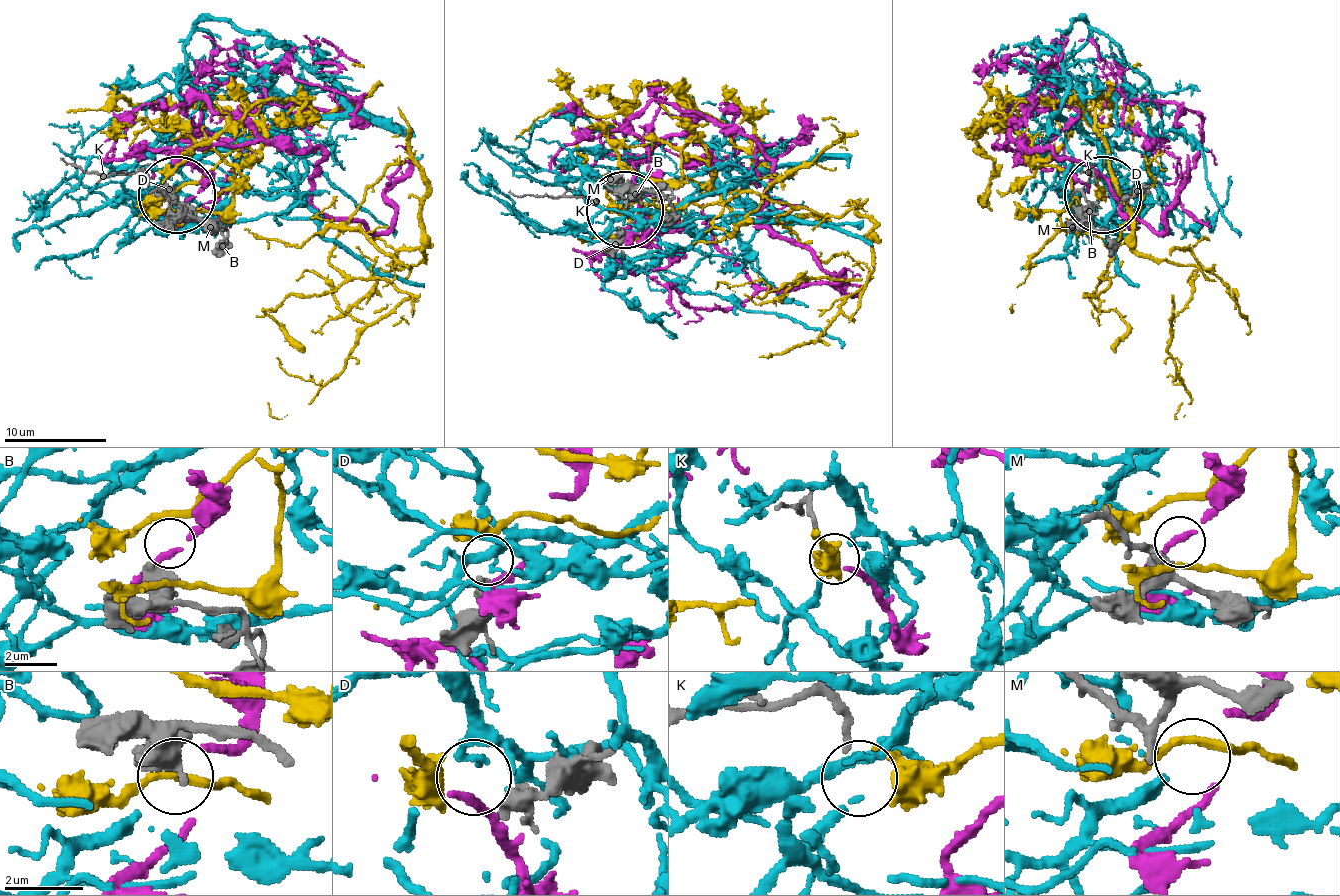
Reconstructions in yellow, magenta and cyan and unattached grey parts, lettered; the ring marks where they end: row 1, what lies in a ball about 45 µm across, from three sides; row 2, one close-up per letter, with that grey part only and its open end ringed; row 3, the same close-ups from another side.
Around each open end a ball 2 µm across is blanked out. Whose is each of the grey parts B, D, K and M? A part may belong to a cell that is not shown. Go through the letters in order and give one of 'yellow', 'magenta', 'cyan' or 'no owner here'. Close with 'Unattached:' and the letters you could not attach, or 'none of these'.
B: magenta
D: no owner here
K: cyan
M: no owner here
Unattached: D, M

